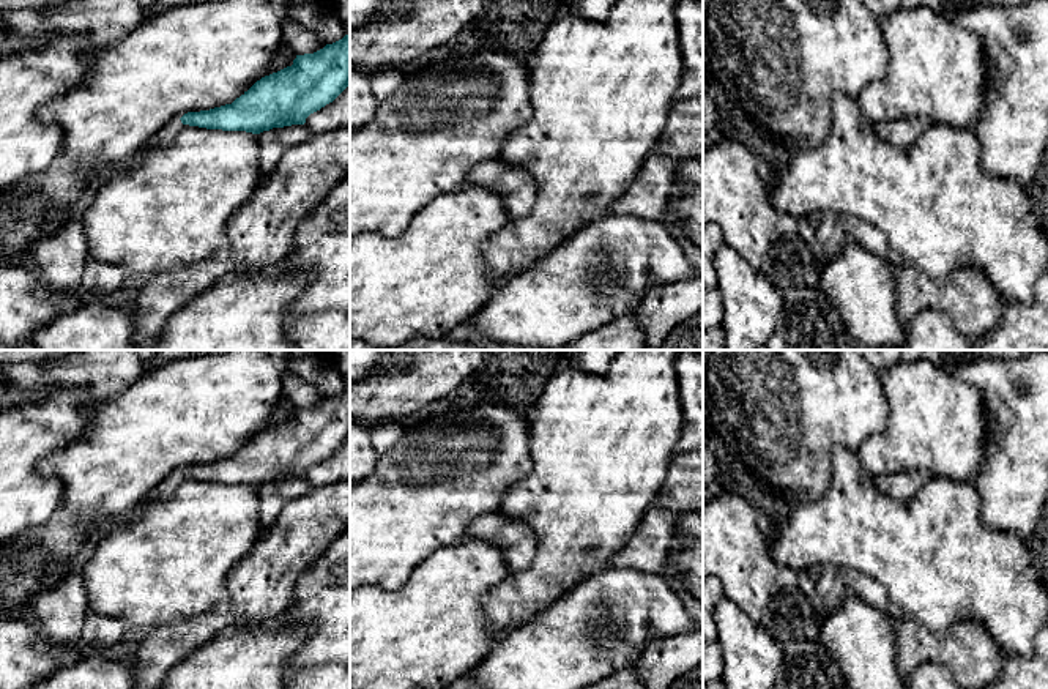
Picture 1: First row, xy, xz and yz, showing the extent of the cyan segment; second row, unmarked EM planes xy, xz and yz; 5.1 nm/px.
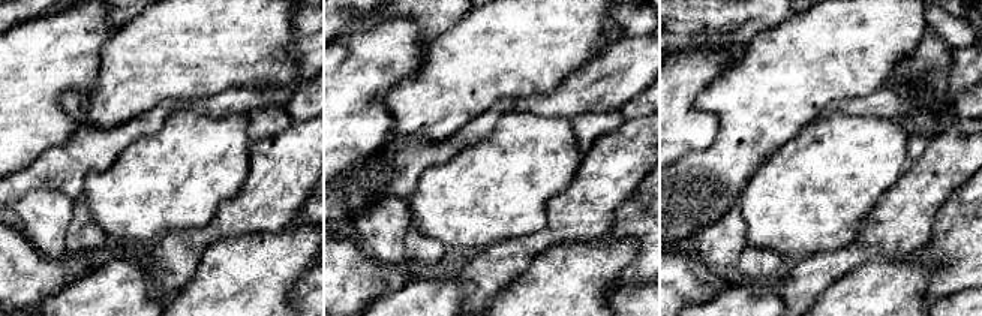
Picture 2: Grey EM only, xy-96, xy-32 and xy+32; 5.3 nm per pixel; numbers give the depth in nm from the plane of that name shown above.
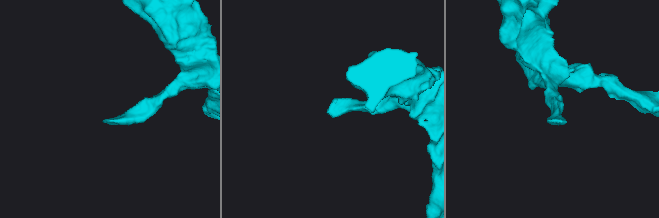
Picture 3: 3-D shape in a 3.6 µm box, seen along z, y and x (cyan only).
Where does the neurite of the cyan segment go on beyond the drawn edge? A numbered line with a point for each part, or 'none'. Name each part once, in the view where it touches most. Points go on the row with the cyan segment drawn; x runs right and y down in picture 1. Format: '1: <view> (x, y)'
1: xy (172, 128)

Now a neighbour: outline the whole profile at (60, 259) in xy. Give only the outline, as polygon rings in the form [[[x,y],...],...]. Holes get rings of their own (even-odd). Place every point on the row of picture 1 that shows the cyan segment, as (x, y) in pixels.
[[[80,216],[69,219],[52,236],[32,244],[36,273],[54,290],[79,290],[88,257],[88,241]]]

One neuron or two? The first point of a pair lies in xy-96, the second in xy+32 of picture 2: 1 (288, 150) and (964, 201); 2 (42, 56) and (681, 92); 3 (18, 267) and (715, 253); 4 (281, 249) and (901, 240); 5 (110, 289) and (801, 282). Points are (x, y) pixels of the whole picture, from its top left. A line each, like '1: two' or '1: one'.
1: two
2: one
3: two
4: two
5: two

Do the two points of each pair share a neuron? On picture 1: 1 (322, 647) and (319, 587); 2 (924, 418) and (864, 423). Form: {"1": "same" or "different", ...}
{"1": "same", "2": "different"}

